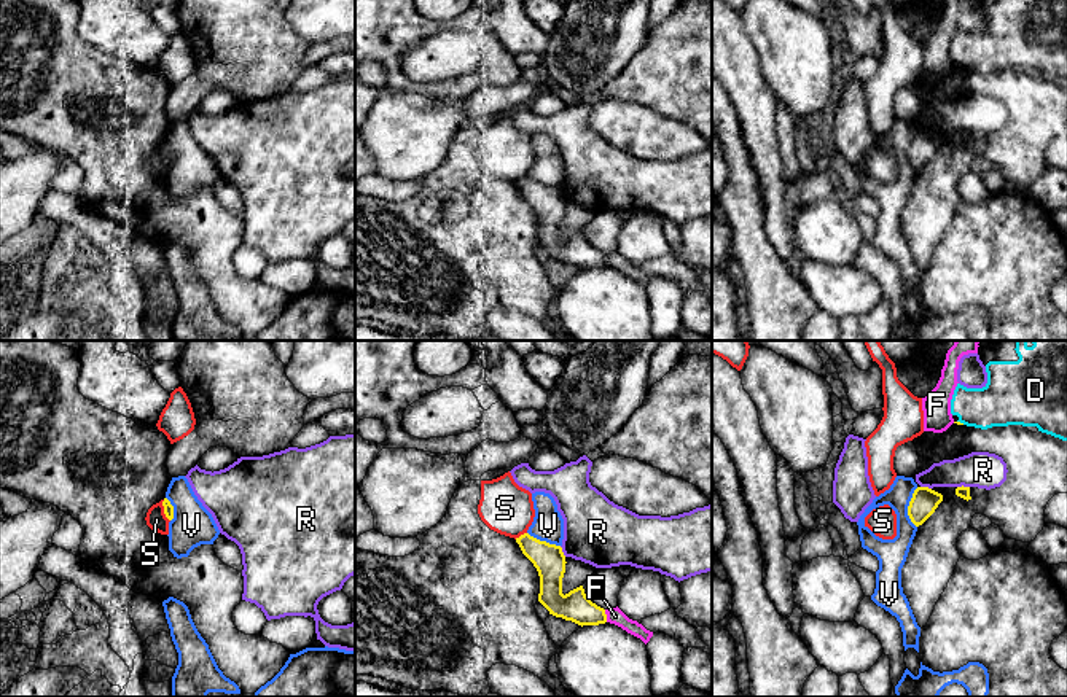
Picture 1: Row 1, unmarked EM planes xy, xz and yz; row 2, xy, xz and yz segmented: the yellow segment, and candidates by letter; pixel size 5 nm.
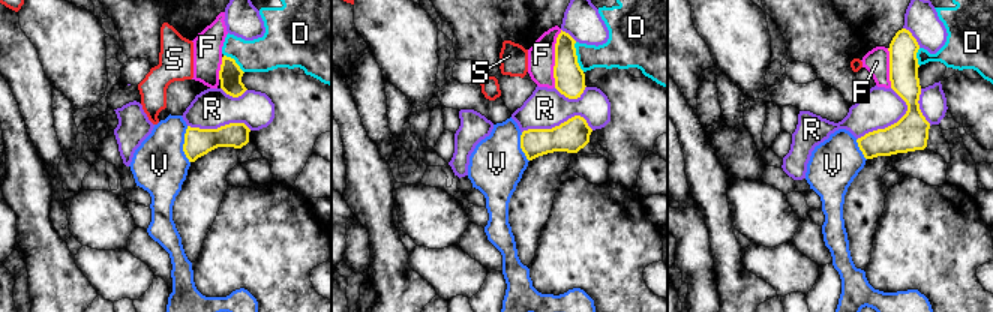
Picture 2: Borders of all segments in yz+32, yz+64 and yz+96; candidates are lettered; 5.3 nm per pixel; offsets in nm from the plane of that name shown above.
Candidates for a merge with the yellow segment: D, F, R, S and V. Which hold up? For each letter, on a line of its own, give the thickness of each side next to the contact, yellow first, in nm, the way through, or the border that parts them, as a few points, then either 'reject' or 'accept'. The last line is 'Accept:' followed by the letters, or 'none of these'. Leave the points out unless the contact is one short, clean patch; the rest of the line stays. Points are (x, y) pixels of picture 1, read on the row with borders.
D: 20 nm thick on the yellow side, 240 nm on the other; reject
F: 150 nm thick on the yellow side, 80 nm on the other; reject
R: 60 nm thick on the yellow side, 190 nm on the other; reject
S: 50 nm thick on the yellow side, 100 nm on the other; reject
V: 140 nm thick on the yellow side, 150 nm on the other; border along yz (918, 487), (908, 506), (908, 517), (916, 527); reject
Accept: none of these

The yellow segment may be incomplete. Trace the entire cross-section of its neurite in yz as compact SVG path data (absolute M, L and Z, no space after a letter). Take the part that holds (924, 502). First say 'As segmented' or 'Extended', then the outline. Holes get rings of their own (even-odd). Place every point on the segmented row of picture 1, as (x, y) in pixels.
As segmented. M917 487L908 506L908 516L911 522L919 527L922 525L943 501L943 495L928 489Z

